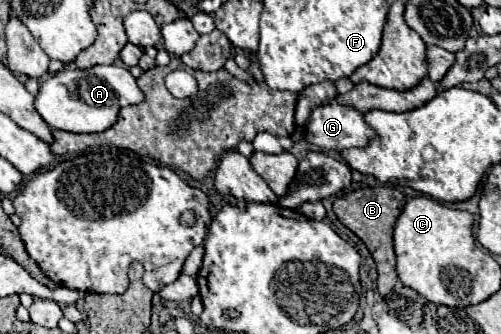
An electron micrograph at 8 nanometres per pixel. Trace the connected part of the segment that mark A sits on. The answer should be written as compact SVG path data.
M93 66L89 70L61 70L41 82L35 96L35 110L55 130L65 132L103 132L117 120L121 104L139 104L143 100L135 78L123 66Z

